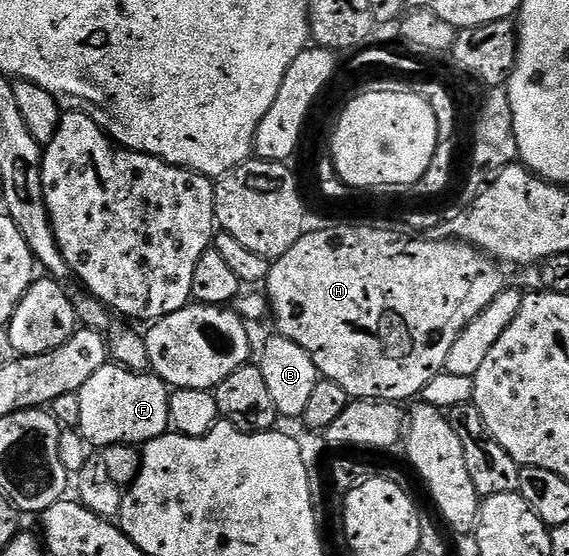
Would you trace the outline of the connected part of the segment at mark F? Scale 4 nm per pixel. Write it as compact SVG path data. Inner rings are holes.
M118 363L104 364L77 393L79 422L77 428L94 449L104 450L116 444L144 446L147 441L170 431L170 385L152 371L133 372Z

